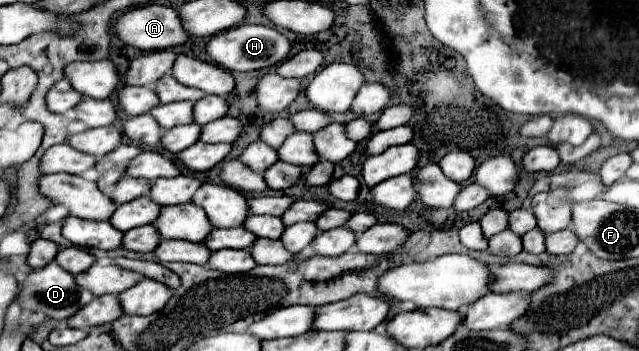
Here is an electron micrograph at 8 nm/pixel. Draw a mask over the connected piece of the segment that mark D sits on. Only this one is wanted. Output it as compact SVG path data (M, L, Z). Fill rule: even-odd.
M53 261L53 263L49 263L43 269L35 269L27 277L25 285L19 291L19 297L21 297L21 307L23 309L37 311L37 313L43 313L43 315L47 315L51 319L63 321L63 319L73 317L79 309L83 309L93 299L93 293L83 289L83 287L79 287L75 283L75 277L69 271L65 271L63 267L59 267L59 263Z

